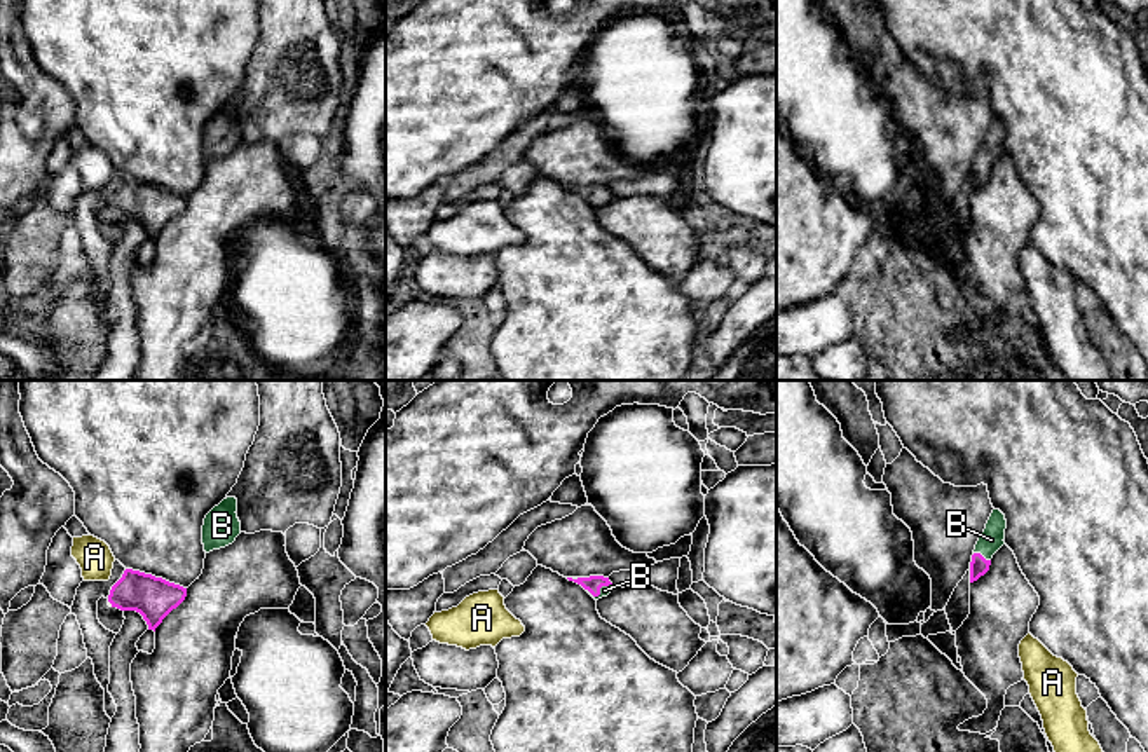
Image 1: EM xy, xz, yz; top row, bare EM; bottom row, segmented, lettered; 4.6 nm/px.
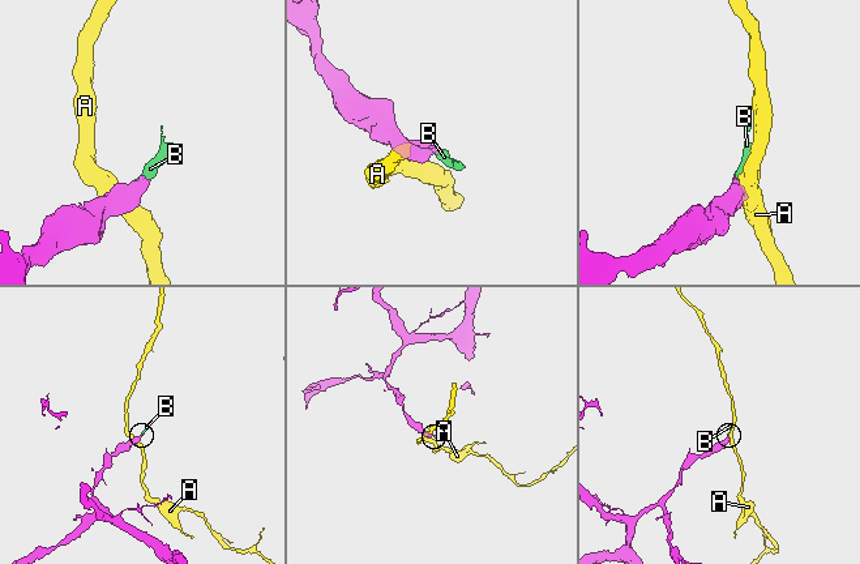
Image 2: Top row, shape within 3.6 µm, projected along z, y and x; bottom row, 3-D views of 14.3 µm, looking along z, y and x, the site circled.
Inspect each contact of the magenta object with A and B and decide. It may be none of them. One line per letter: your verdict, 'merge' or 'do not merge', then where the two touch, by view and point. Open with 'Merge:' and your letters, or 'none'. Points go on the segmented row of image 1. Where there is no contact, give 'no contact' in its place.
Merge: B
A: do not merge; contact xy (110, 602)
B: merge; contact yz (981, 555)

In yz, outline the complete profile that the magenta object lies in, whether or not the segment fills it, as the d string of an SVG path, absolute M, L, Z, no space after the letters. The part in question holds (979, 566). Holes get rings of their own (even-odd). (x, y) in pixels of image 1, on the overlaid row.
M993 509L972 555L970 583L977 581L989 571L993 555L1005 544L1005 529L1005 515L1000 509Z

